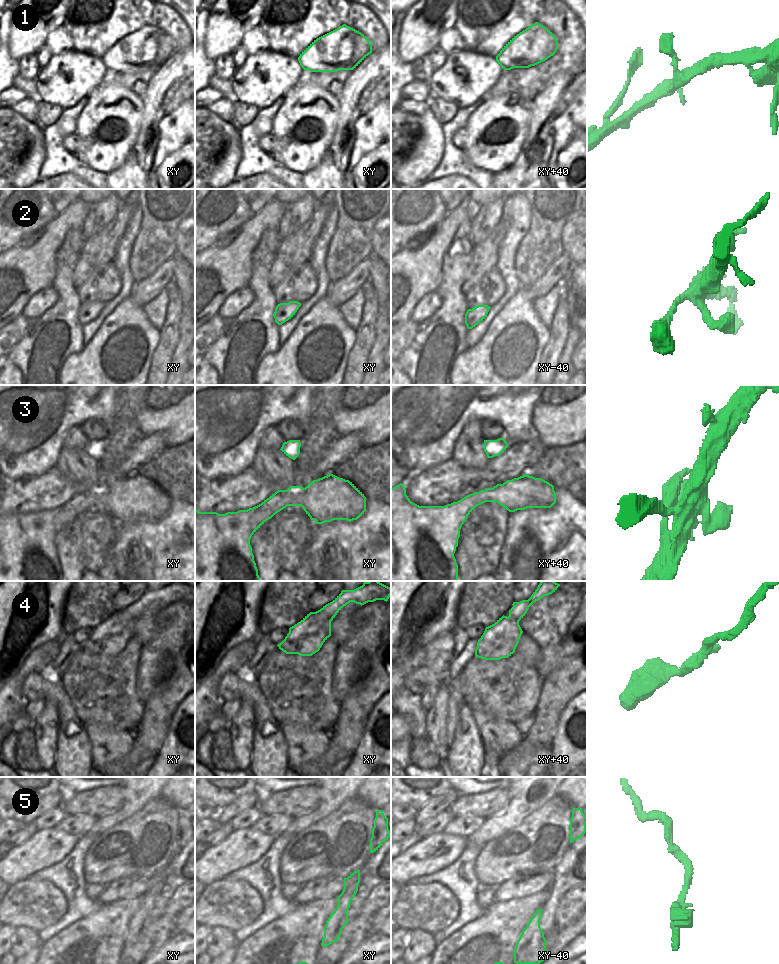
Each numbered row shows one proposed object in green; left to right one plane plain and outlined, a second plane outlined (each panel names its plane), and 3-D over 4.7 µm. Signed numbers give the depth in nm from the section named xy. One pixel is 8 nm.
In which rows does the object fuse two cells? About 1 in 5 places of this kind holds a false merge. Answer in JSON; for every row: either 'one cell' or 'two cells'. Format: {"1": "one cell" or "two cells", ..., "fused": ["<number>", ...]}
{"1": "one cell", "2": "one cell", "3": "one cell", "4": "one cell", "5": "one cell", "fused": []}

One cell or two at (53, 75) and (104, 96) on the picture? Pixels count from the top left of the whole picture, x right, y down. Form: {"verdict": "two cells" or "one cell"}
{"verdict": "two cells"}

